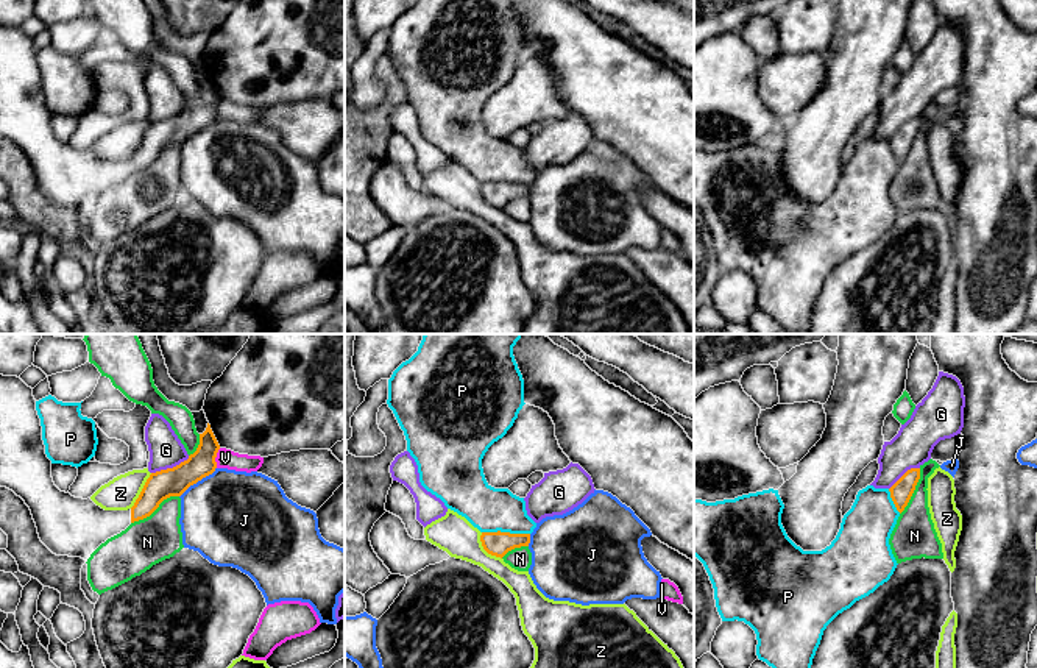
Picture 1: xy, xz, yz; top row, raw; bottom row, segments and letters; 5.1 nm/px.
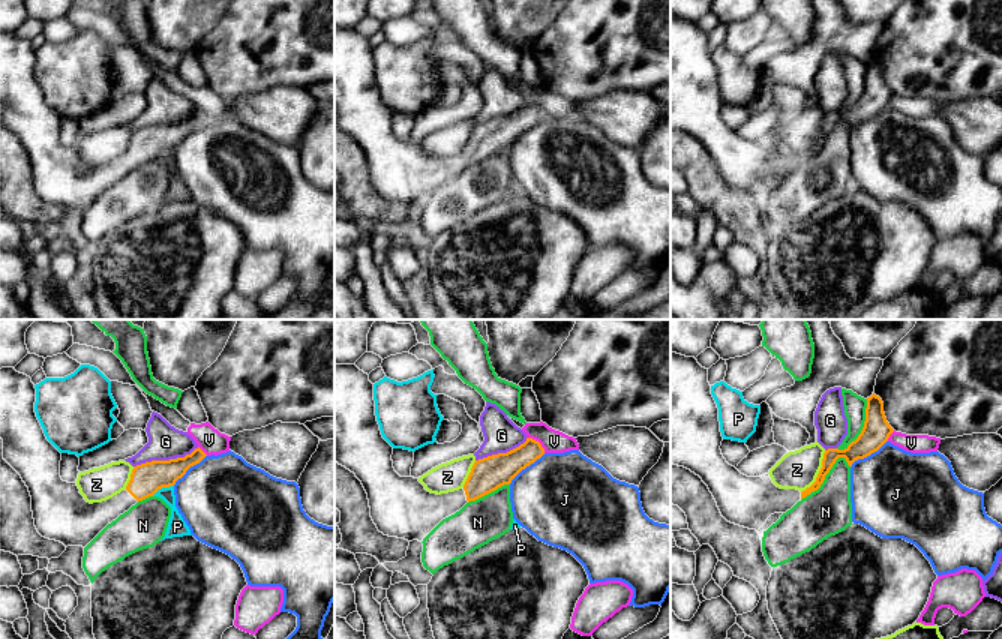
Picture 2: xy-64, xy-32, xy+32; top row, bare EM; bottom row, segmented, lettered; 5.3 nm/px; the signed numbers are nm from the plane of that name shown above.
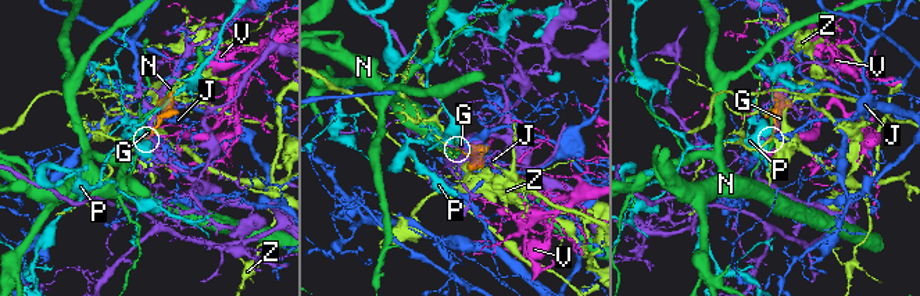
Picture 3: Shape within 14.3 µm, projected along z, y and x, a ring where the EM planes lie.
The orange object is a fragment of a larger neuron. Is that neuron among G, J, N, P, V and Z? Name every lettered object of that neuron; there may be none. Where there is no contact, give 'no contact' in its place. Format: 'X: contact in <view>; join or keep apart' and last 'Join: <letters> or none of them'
G: contact in xy; keep apart
J: contact in xy; keep apart
N: contact in xy; keep apart
P: contact in xz; keep apart
V: contact in xy; keep apart
Z: contact in xy; keep apart
Join: none of them

